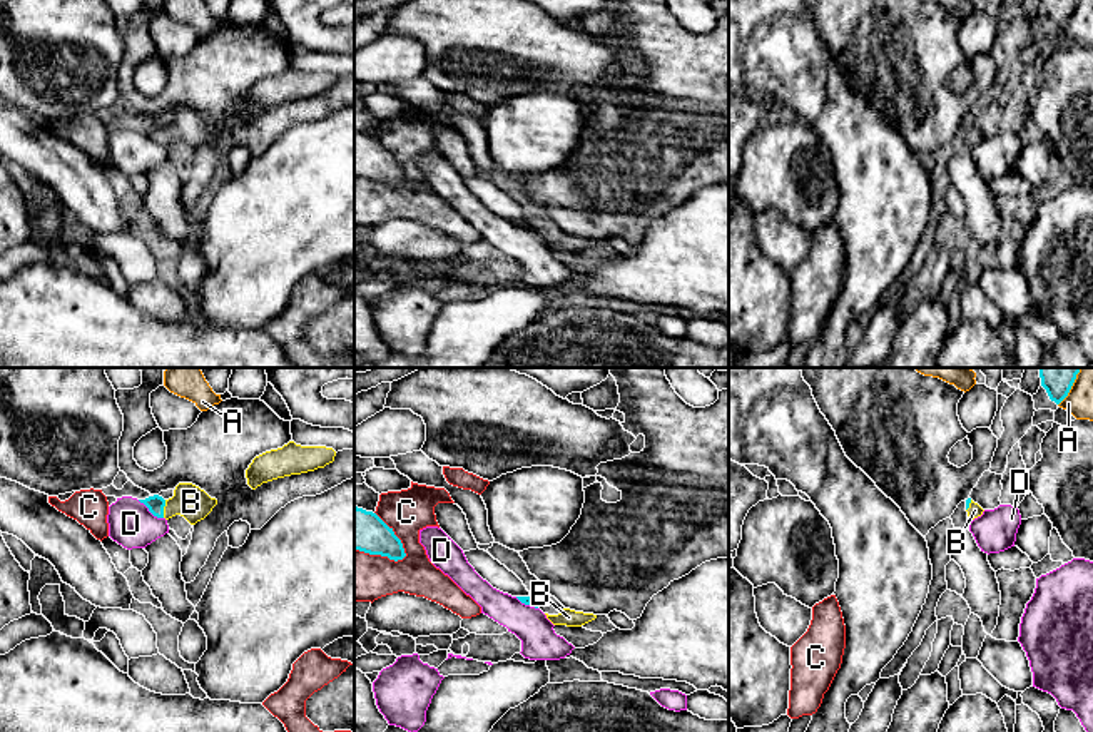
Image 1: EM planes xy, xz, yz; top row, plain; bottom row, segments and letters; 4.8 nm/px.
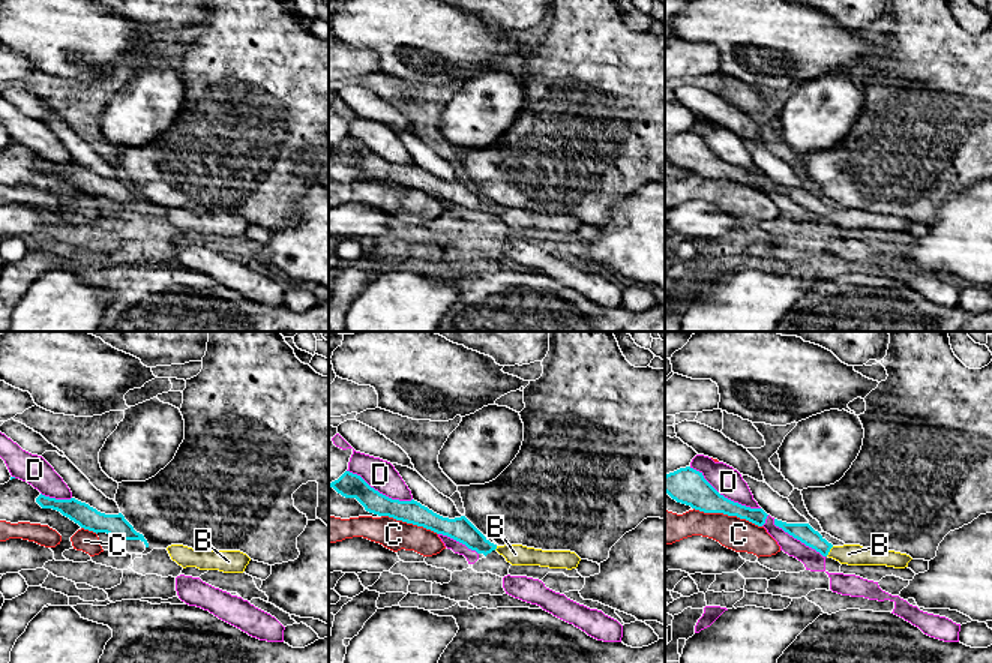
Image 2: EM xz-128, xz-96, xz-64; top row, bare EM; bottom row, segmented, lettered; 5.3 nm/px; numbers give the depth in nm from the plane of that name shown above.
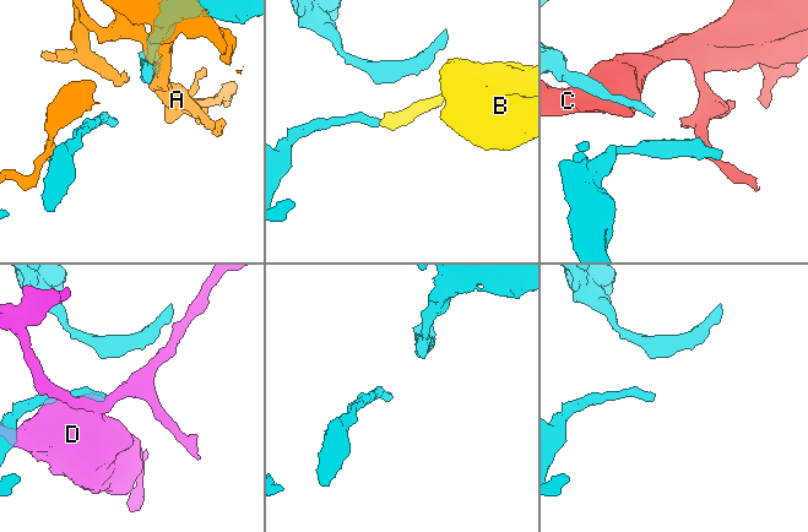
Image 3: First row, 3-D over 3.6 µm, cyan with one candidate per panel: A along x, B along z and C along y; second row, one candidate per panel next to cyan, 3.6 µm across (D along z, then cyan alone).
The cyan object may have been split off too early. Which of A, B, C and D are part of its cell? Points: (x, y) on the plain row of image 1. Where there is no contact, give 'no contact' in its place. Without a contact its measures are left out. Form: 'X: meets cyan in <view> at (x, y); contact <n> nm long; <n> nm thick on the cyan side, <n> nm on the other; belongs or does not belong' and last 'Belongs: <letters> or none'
A: meets cyan in yz at (1070, 14); contact 180 nm long; 120 nm thick on the cyan side, 130 nm on the other; does not belong
B: meets cyan in xy at (162, 134); contact 90 nm long; 90 nm thick on the cyan side, 160 nm on the other; belongs
C: meets cyan in xz at (396, 162); contact 280 nm long; 200 nm thick on the cyan side, 240 nm on the other; does not belong
D: meets cyan in xy at (151, 137); contact 160 nm long; 90 nm thick on the cyan side, 220 nm on the other; does not belong
Belongs: B

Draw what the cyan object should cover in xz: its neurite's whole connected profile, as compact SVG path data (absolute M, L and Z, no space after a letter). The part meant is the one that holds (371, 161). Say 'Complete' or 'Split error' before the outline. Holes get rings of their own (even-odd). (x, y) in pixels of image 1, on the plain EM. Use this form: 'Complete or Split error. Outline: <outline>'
Complete. Outline: M354 132L354 175L403 186L406 182L401 165L376 139Z

